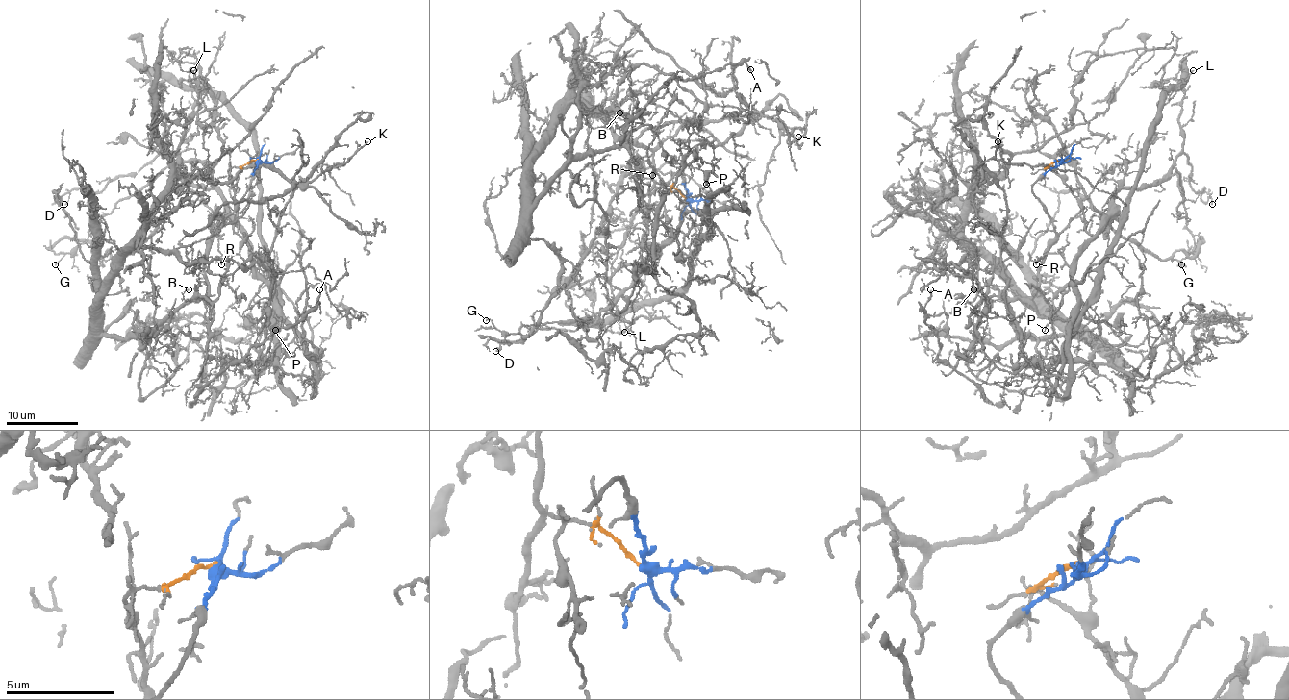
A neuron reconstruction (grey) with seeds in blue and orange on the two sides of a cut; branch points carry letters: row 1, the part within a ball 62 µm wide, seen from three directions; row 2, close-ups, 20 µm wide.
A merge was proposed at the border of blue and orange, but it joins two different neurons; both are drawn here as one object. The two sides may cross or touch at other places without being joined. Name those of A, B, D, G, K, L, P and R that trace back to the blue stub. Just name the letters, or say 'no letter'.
A, B, K, R

